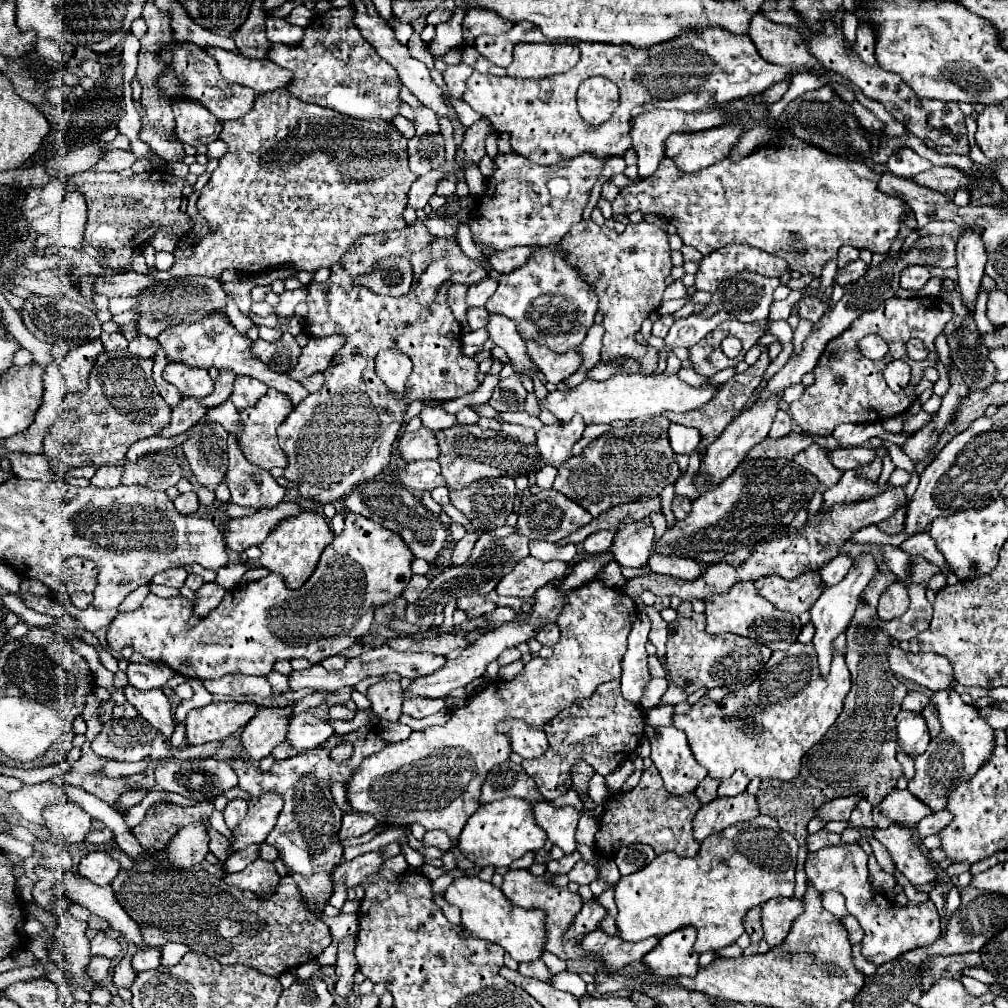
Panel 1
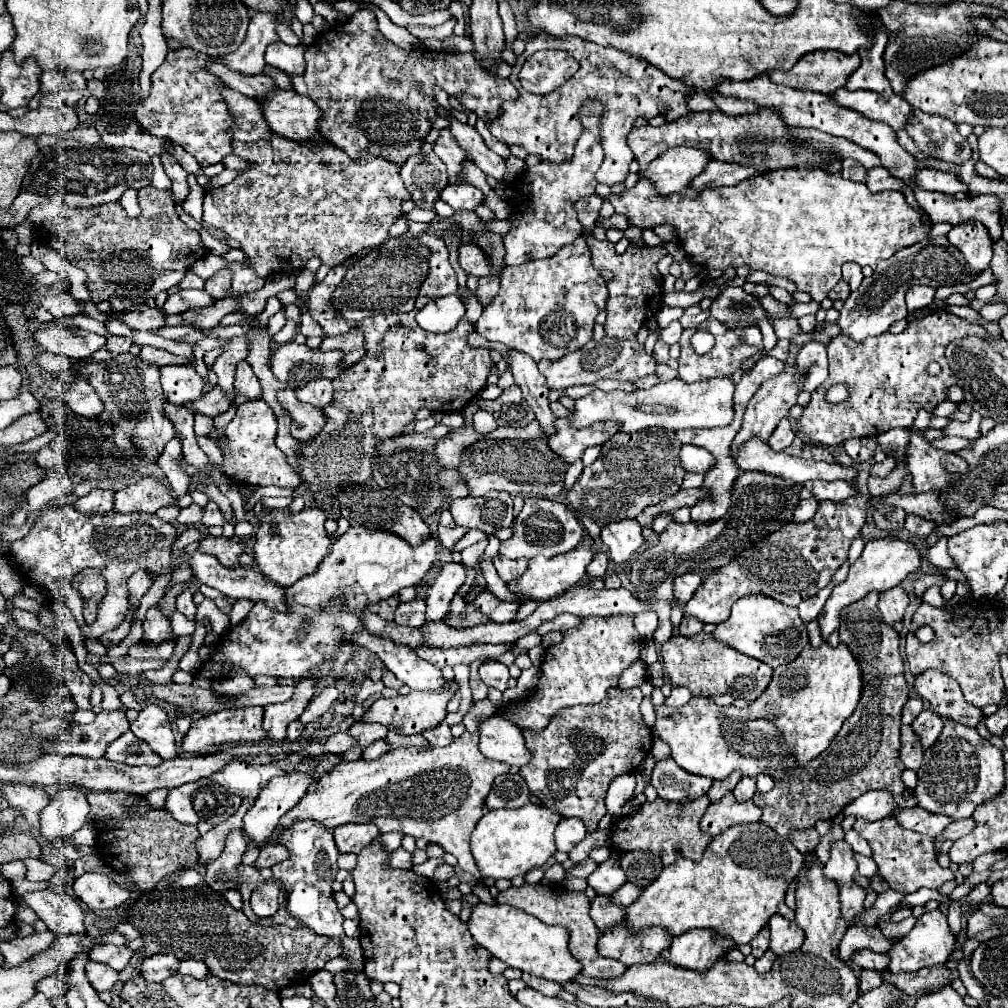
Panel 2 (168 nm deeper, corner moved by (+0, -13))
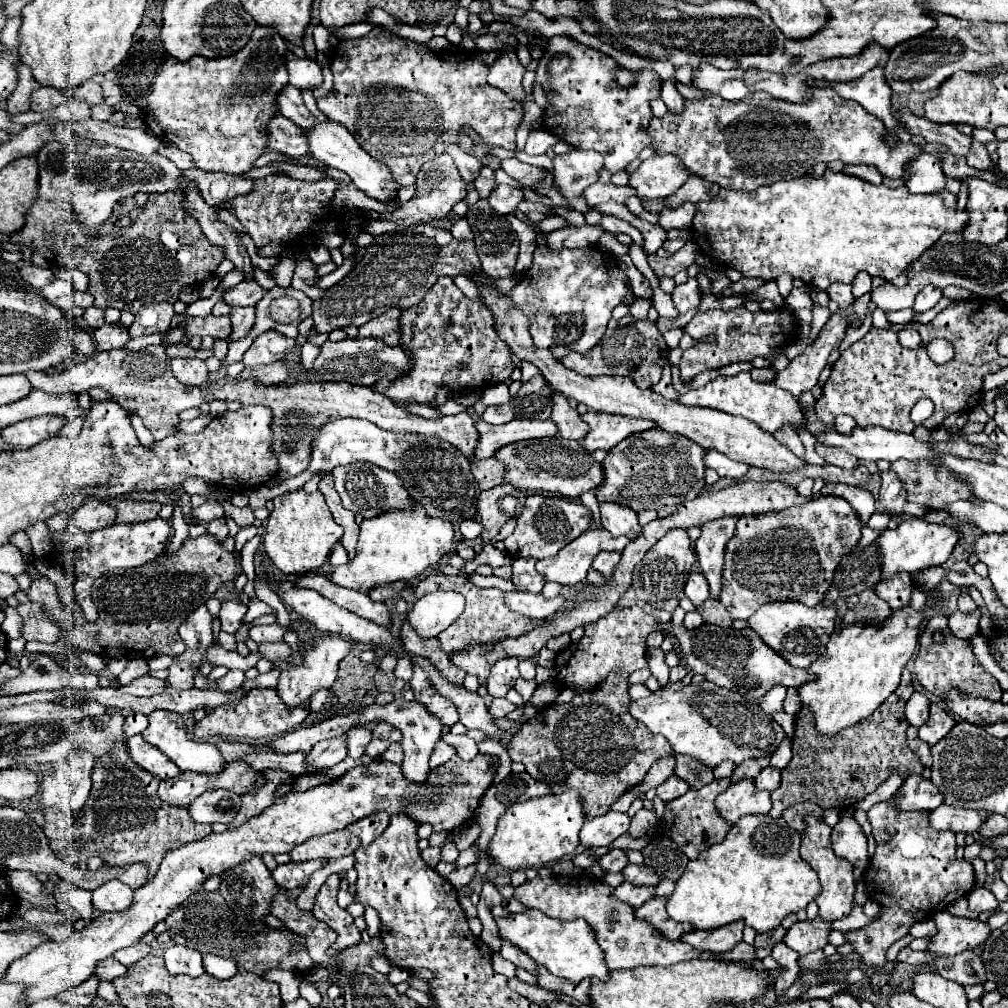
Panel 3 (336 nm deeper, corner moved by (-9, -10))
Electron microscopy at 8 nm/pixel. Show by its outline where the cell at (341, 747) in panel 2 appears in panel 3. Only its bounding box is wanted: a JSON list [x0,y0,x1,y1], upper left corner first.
[347,727,371,759]

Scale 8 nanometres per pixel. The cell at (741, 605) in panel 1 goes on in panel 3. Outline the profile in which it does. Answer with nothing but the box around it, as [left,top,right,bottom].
[747,603,835,669]

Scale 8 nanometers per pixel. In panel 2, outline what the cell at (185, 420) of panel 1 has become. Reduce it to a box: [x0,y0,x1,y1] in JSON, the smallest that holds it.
[192,388,236,418]

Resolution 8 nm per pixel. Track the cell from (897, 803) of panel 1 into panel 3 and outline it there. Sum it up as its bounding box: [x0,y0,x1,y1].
[929,805,987,833]

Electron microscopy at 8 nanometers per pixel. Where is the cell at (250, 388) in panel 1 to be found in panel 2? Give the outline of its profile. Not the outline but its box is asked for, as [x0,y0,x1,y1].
[234,360,260,400]

